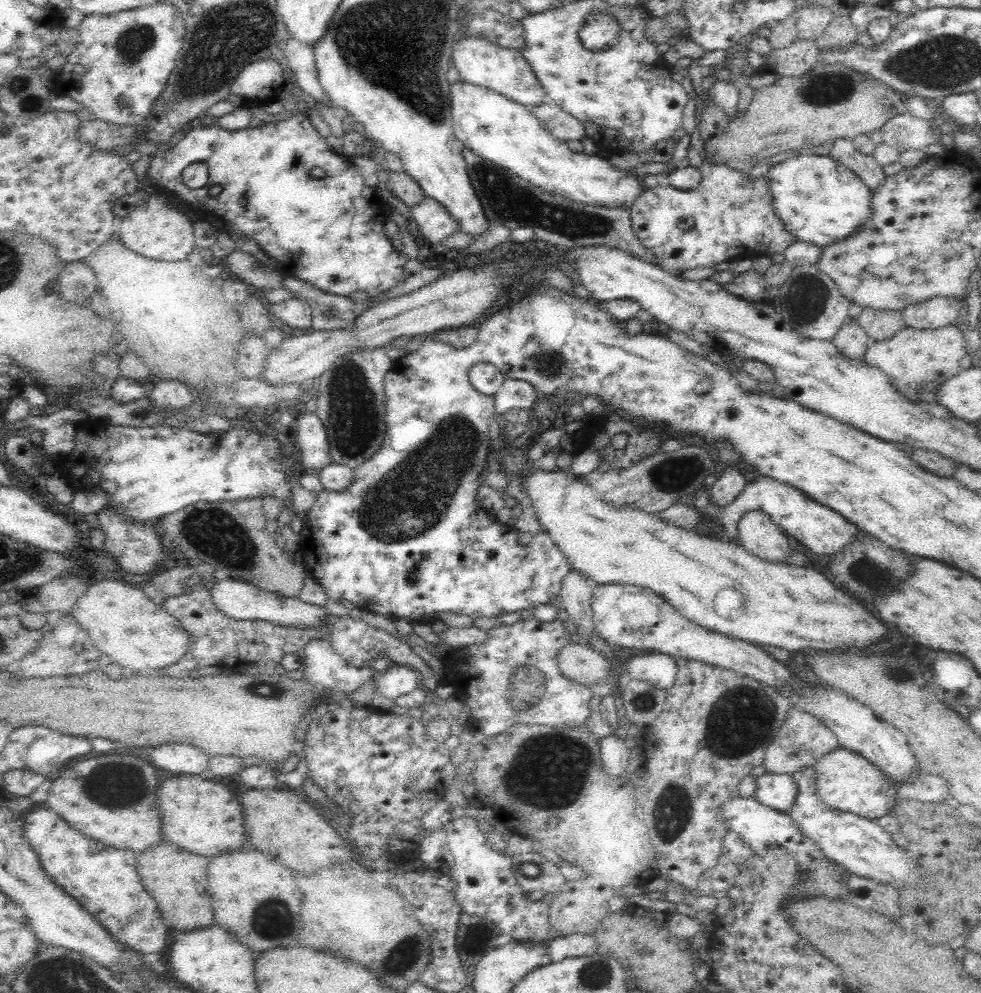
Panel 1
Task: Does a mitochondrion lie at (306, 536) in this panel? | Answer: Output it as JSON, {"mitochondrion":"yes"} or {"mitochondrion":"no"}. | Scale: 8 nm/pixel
{"mitochondrion":"no"}

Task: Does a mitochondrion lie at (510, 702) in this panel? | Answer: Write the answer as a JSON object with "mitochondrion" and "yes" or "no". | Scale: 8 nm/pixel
{"mitochondrion":"yes"}

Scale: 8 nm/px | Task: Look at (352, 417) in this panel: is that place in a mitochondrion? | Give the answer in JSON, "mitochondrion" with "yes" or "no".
{"mitochondrion":"yes"}

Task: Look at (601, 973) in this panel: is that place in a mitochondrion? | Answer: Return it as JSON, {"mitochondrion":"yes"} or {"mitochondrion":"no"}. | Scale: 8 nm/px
{"mitochondrion":"yes"}

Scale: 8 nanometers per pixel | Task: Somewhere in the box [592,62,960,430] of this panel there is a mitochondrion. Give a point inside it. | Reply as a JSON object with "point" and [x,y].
{"point":[829,88]}

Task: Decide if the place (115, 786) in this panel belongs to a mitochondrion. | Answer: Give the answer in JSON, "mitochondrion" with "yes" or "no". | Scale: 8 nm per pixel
{"mitochondrion":"yes"}

